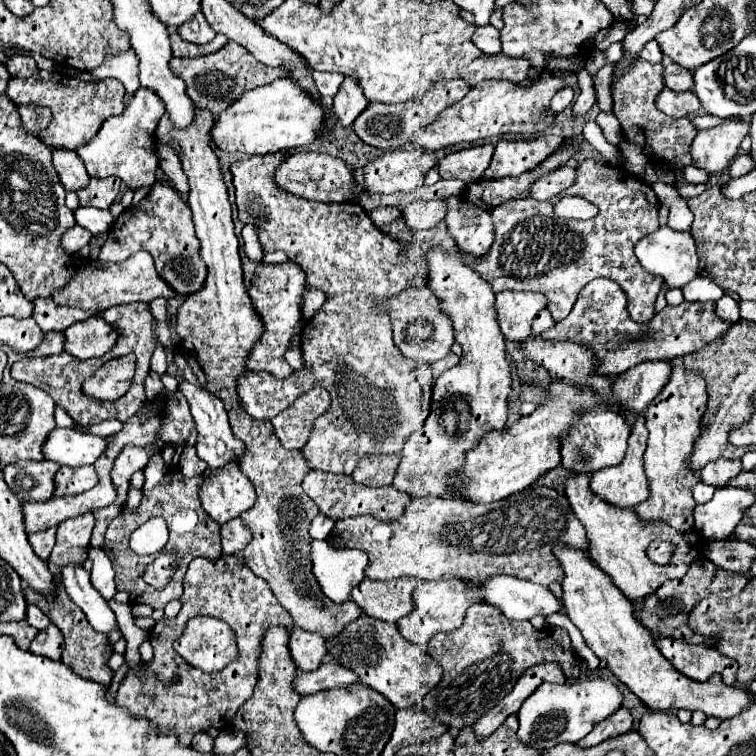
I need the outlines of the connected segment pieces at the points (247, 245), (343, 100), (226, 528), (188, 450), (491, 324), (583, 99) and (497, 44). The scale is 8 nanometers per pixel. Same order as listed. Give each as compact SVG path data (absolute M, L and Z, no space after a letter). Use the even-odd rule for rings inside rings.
M247 225L243 227L243 249L245 249L245 255L251 259L251 261L261 261L263 259L263 249L257 241L257 229L253 229L253 225Z
M345 77L345 81L341 83L341 89L333 97L333 111L339 123L343 127L349 127L355 121L355 117L363 113L367 105L369 101L365 101L365 95L361 93L361 87L357 85L357 81L353 81L353 77Z
M239 517L225 523L225 525L221 525L223 555L233 555L233 553L243 551L249 541L251 541L251 531L245 529L245 525L243 525L243 521Z
M185 447L183 453L181 453L181 459L179 459L179 465L181 465L181 473L185 477L195 477L195 475L203 475L203 471L207 469L205 461L201 461L195 453L193 447Z
M433 247L427 253L427 263L429 263L429 289L441 301L441 311L451 319L453 329L455 329L455 339L461 343L463 355L461 355L461 361L453 369L447 369L435 381L433 399L431 399L431 415L421 425L421 429L417 429L405 441L405 447L401 451L401 463L393 479L393 487L409 495L419 495L419 497L427 497L427 495L453 497L447 481L449 481L449 475L457 471L461 463L465 461L465 453L473 445L477 445L477 441L483 437L485 431L507 427L507 397L511 393L511 375L509 375L509 365L505 359L505 337L497 321L495 293L491 291L491 285L471 265L467 265L461 259L457 249L445 251L441 247Z
M585 67L577 69L575 75L579 79L579 97L573 103L573 113L585 115L597 103L597 93L593 89L593 79Z
M493 25L477 27L473 33L473 43L487 55L497 55L501 53L501 41L499 41L499 31Z

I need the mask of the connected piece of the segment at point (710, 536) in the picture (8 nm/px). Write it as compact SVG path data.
M735 487L717 489L711 501L695 505L695 529L707 541L727 541L733 537L733 531L749 505L753 505L753 495L749 491Z

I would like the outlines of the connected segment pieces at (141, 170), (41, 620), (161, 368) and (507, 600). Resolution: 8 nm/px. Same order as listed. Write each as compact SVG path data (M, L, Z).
M139 89L121 115L105 119L97 135L89 143L75 149L75 153L85 163L89 177L103 179L115 175L133 191L143 185L151 187L155 183L155 171L157 171L155 127L163 113L165 105L161 97L157 97L157 93L153 93L151 89Z
M29 605L29 607L27 607L27 621L29 621L31 627L35 627L35 629L39 629L39 631L49 625L45 613L43 613L39 607L35 607L35 605Z
M157 345L153 357L151 357L151 371L155 371L157 375L163 375L167 371L167 359L165 359L165 349L161 349Z
M491 577L473 589L481 597L497 605L509 619L531 619L535 615L551 615L563 611L563 603L547 589L517 577Z

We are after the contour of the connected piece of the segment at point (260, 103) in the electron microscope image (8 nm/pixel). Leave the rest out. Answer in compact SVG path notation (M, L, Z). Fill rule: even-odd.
M277 79L269 85L245 91L227 111L215 117L211 141L221 151L239 151L247 155L267 155L275 151L295 151L321 137L321 121L325 111L319 103L297 89L295 81Z

